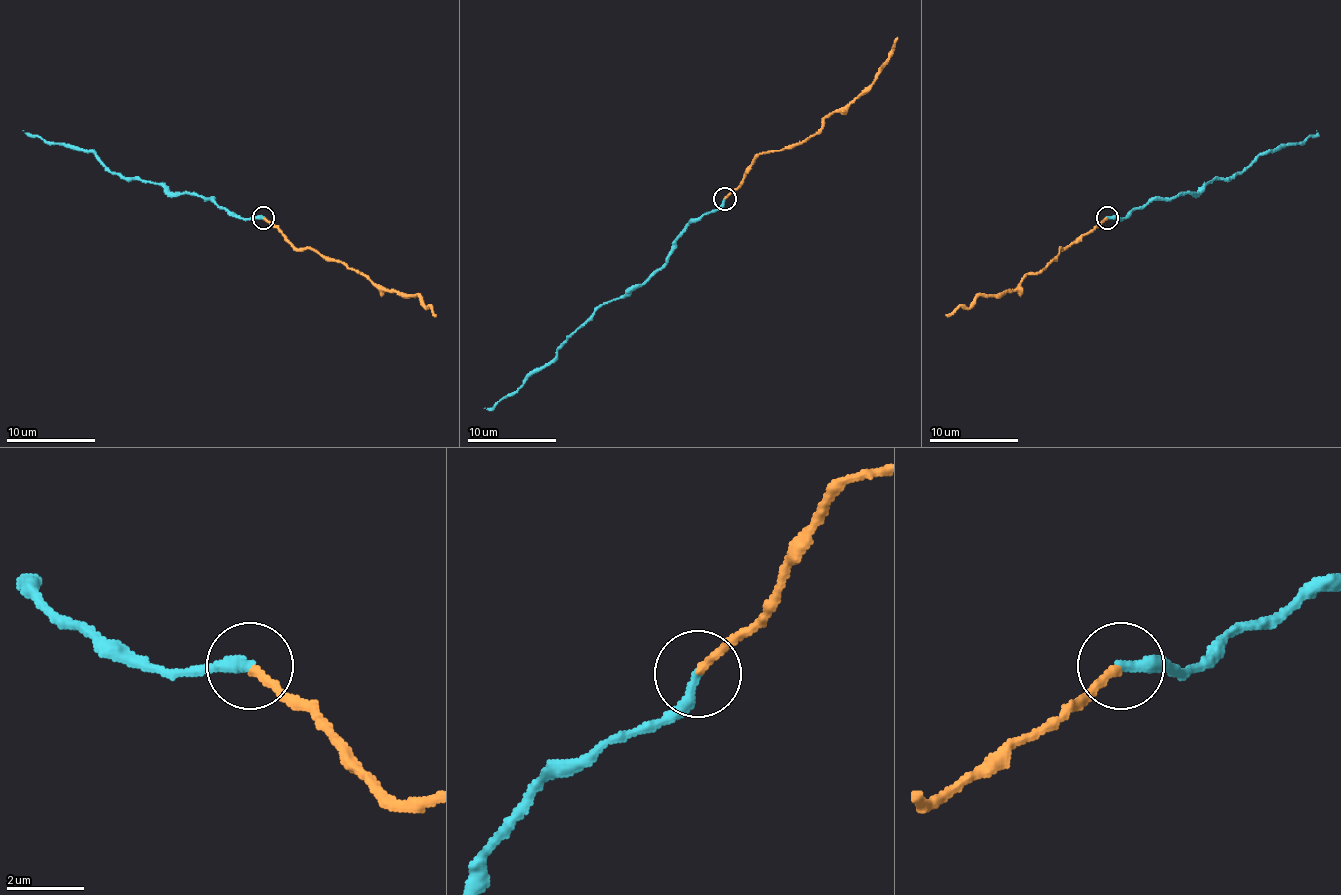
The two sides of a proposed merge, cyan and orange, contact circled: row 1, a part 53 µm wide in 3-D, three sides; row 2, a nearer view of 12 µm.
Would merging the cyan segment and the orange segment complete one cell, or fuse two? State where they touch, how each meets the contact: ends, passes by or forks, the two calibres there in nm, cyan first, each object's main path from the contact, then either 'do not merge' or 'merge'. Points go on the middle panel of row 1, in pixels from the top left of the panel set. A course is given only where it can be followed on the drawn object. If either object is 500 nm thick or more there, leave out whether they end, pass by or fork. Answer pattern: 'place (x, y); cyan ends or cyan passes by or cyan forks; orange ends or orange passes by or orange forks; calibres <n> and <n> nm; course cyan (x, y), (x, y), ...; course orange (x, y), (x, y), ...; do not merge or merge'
place (724, 198); cyan ends; orange ends; calibres 280 and 220 nm; course cyan (724, 199), (715, 210), (697, 217), (675, 241), (668, 259), (641, 284), (606, 301), (552, 359), (483, 408); course orange (724, 199), (760, 154), (806, 141), (826, 117), (849, 105), (889, 59), (898, 36); merge

